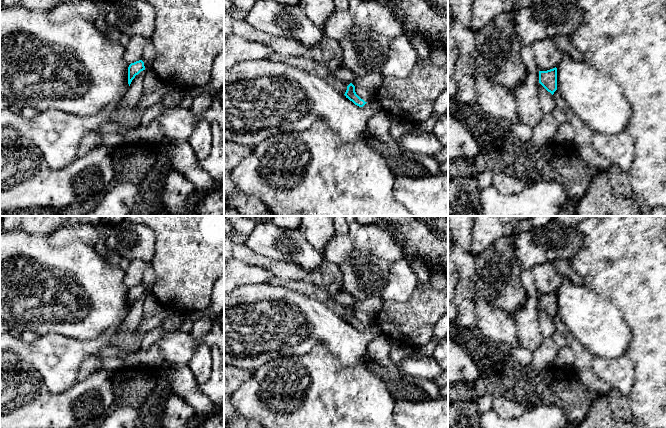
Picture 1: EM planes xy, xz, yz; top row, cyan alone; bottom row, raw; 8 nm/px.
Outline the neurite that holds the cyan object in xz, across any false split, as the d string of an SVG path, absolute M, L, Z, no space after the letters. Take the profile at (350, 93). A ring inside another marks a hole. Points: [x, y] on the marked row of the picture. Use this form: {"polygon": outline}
{"polygon": "M352 83L347 86L347 90L344 95L359 107L363 107L367 103L356 94L355 86Z"}

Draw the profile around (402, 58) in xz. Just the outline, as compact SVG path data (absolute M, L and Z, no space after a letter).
M408 35L390 38L390 52L381 69L383 77L406 78L419 61L418 54Z

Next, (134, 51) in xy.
M132 36L125 48L124 59L128 65L143 59L143 52L145 50L146 38L142 36Z

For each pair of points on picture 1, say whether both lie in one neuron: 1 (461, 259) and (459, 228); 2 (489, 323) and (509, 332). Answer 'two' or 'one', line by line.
1: two
2: one

